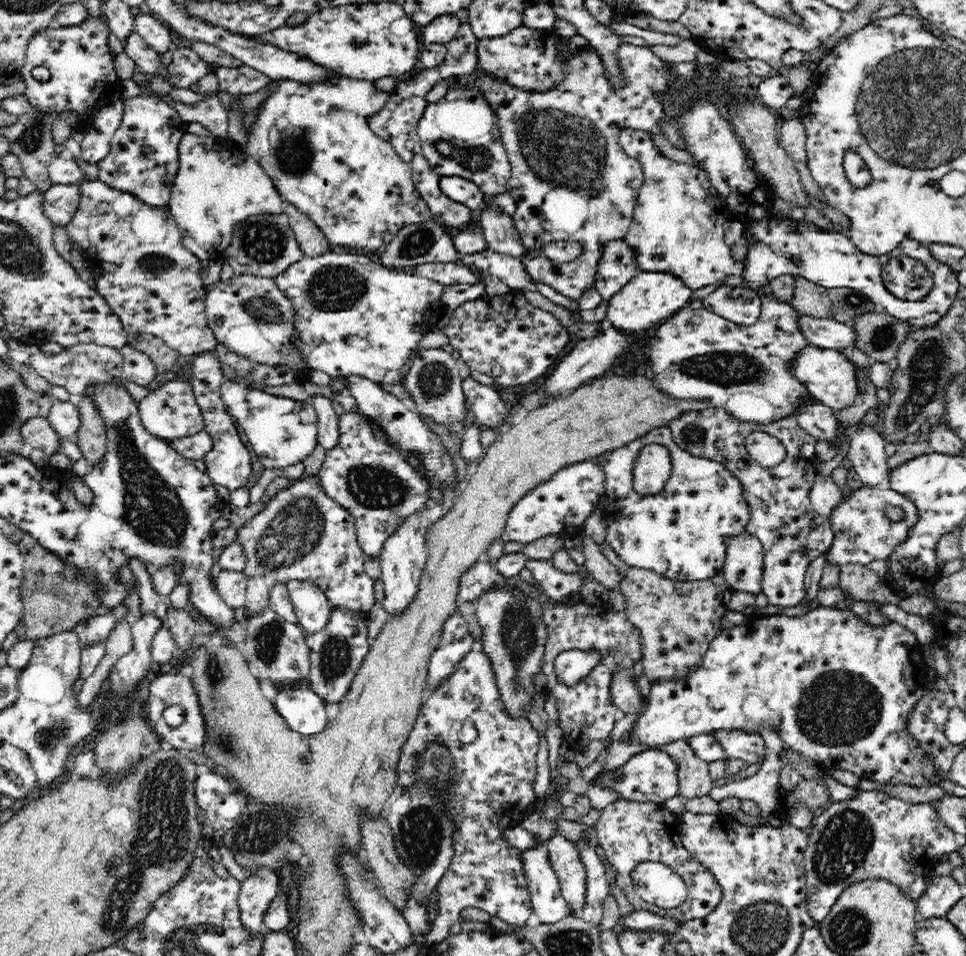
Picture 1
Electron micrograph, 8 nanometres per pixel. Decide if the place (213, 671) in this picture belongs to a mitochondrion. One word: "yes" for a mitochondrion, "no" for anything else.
yes

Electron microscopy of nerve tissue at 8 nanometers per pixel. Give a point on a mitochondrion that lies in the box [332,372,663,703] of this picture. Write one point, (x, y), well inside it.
(374, 486)

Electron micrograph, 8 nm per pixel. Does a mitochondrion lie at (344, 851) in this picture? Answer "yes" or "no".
no

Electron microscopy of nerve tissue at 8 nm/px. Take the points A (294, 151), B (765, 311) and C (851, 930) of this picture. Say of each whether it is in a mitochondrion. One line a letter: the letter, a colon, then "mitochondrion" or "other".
A: mitochondrion
B: other
C: mitochondrion

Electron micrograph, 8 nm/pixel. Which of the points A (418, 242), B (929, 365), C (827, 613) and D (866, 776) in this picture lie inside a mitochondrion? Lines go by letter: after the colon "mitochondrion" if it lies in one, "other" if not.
A: mitochondrion
B: mitochondrion
C: other
D: other

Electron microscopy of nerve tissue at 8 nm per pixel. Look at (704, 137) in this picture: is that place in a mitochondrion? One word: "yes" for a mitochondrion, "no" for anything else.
yes

